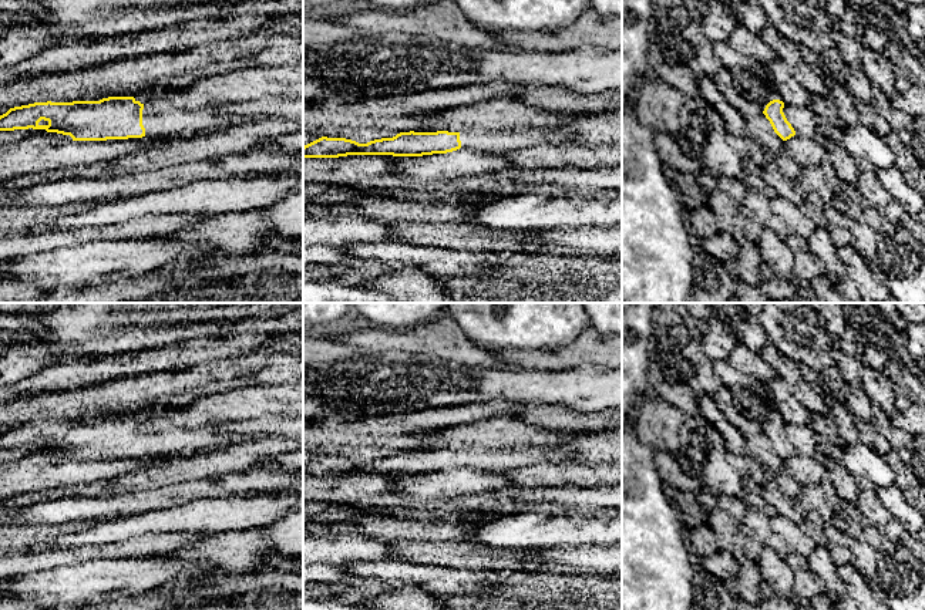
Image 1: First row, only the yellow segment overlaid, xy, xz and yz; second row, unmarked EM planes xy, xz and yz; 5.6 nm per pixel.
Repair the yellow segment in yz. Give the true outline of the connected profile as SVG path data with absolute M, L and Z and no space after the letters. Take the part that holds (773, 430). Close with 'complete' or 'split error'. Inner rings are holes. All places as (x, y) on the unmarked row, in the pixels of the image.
M767 414L761 421L761 431L770 439L774 451L783 458L787 459L796 454L794 446L787 439L783 427L784 421L778 414Z; split error

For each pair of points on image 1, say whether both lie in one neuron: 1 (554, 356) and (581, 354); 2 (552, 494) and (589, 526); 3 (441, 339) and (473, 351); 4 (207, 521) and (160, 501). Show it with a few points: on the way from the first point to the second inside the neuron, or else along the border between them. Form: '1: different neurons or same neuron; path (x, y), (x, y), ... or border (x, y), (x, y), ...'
1: same neuron; path (561, 356), (574, 354)
2: different neurons; border (606, 506), (595, 512), (557, 511)
3: same neuron; path (448, 341), (466, 351)
4: different neurons; border (208, 498), (195, 498), (143, 514)

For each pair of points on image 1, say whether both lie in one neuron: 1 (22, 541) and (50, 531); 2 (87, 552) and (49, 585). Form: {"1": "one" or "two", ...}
{"1": "one", "2": "two"}

